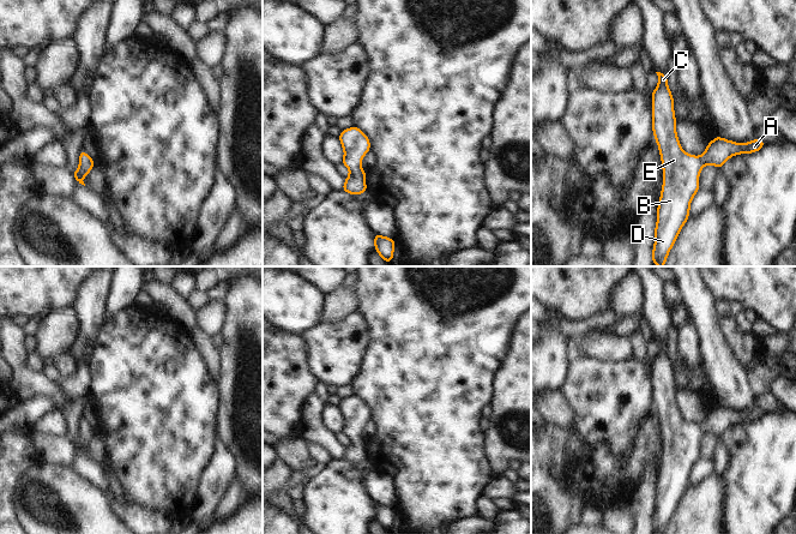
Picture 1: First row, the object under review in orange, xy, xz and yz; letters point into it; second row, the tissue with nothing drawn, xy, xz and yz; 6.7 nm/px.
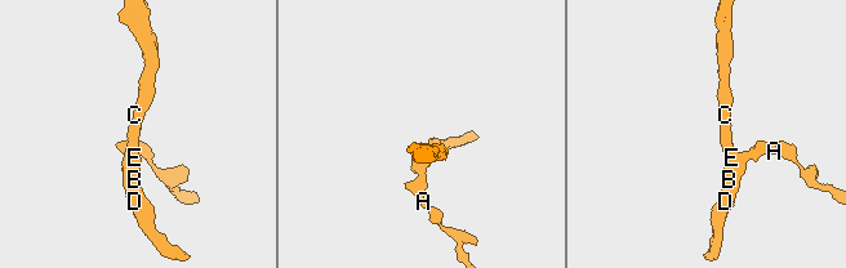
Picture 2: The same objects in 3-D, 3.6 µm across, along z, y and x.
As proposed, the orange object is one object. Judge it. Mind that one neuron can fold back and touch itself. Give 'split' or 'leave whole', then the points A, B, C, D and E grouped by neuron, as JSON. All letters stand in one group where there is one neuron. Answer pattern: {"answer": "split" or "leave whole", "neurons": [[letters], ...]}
{"answer": "leave whole", "neurons": [["A", "B", "C", "D", "E"]]}

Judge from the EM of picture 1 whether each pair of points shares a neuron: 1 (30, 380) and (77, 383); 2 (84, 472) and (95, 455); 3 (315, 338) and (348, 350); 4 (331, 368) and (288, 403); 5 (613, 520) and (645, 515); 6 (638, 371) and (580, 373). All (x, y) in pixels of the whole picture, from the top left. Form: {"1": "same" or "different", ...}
{"1": "different", "2": "different", "3": "same", "4": "different", "5": "different", "6": "same"}

